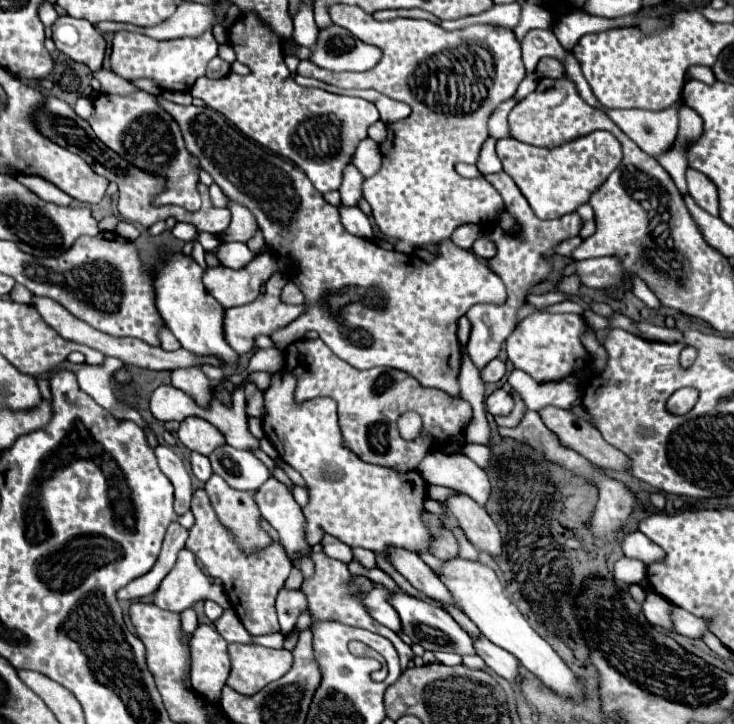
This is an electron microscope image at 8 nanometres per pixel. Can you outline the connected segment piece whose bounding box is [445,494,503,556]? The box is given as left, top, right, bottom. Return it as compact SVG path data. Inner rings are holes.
M453 494L447 498L445 504L475 548L487 550L493 556L501 552L503 542L499 530L495 528L495 522L487 516L483 506L479 506L465 494Z

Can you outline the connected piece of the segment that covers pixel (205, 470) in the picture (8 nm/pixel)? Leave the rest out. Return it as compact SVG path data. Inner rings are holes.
M191 454L191 468L193 468L193 474L201 480L201 482L207 482L213 474L211 470L211 464L209 464L209 458L203 456L203 454Z

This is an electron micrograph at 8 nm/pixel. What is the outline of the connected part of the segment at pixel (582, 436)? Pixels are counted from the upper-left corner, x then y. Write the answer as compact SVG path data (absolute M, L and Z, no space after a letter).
M555 406L539 410L539 416L565 448L573 448L583 458L587 458L589 462L593 462L601 468L623 470L623 472L627 470L629 460L625 456L621 456L621 452L617 448L607 444L603 440L601 432L595 426L587 424L585 418L579 418L571 412L555 408Z

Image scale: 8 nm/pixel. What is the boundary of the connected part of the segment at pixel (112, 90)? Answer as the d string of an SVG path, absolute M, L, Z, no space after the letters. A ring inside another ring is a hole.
M99 68L93 76L101 82L101 92L105 92L105 94L131 94L137 90L127 80L123 80L121 76L117 76L115 72L111 72L107 68Z

